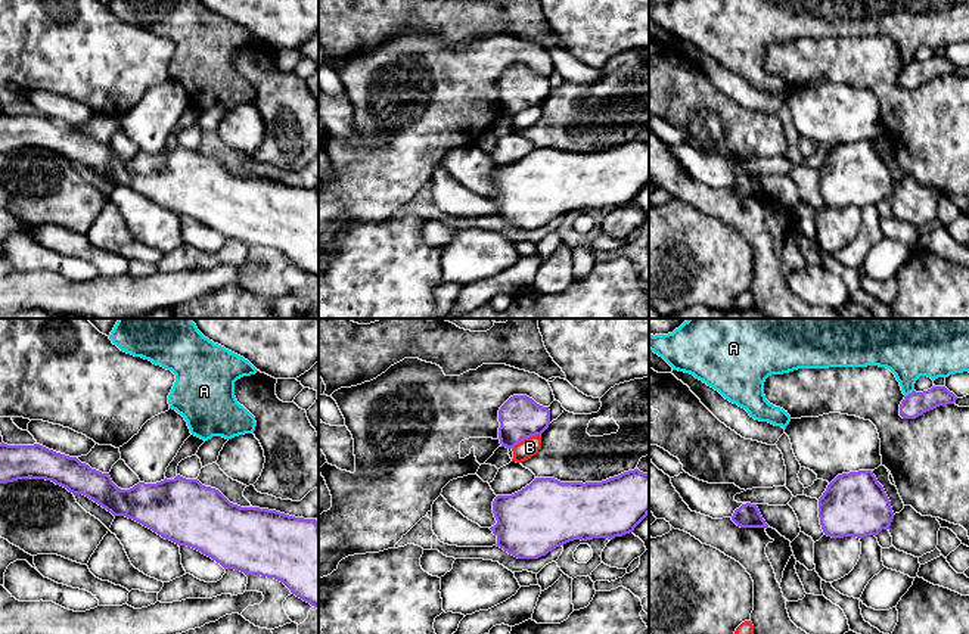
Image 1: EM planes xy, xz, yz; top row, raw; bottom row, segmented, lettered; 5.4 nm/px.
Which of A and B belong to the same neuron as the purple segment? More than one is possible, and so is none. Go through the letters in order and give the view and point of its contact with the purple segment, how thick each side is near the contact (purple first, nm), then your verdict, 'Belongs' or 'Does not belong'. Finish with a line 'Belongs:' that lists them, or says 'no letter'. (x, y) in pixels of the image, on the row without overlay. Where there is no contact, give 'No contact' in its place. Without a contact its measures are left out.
A: Touches purple at yz (909, 64). Thickness 140 nm (purple) against 280 nm. Does not belong
B: Touches purple at xz (525, 108). Thickness 240 nm (purple) against 100 nm. Does not belong
Belongs: no letter

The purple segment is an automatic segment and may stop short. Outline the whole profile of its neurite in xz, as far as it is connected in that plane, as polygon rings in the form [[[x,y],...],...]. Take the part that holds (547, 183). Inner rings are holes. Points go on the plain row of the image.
[[[634,139],[586,153],[535,147],[512,165],[497,165],[493,183],[497,193],[490,199],[497,206],[496,215],[518,229],[538,229],[574,209],[612,209],[633,202],[649,184],[649,143]]]

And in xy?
[[[0,114],[0,153],[46,149],[111,181],[192,217],[248,245],[283,252],[319,279],[319,192],[230,173],[218,159],[177,144],[156,153],[118,158],[102,143],[40,114]]]

